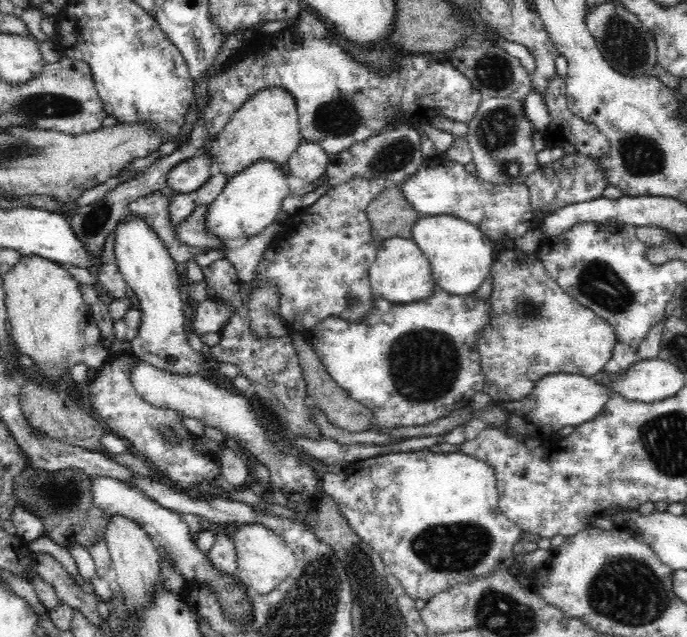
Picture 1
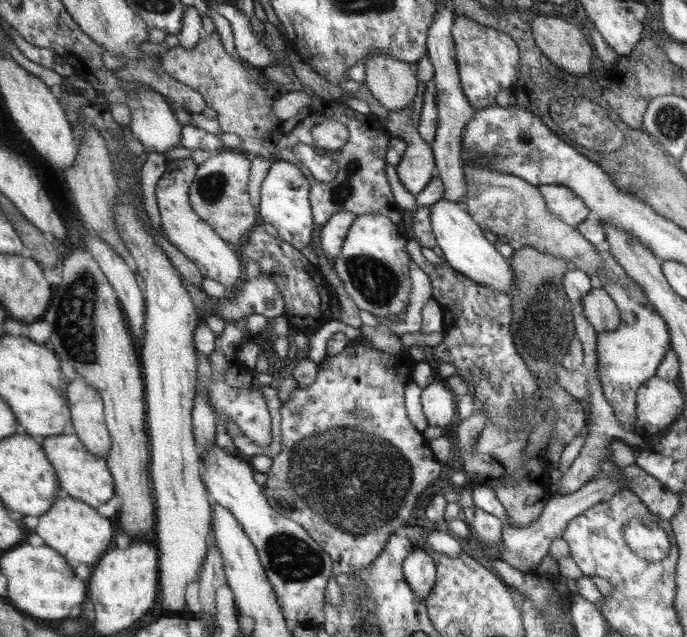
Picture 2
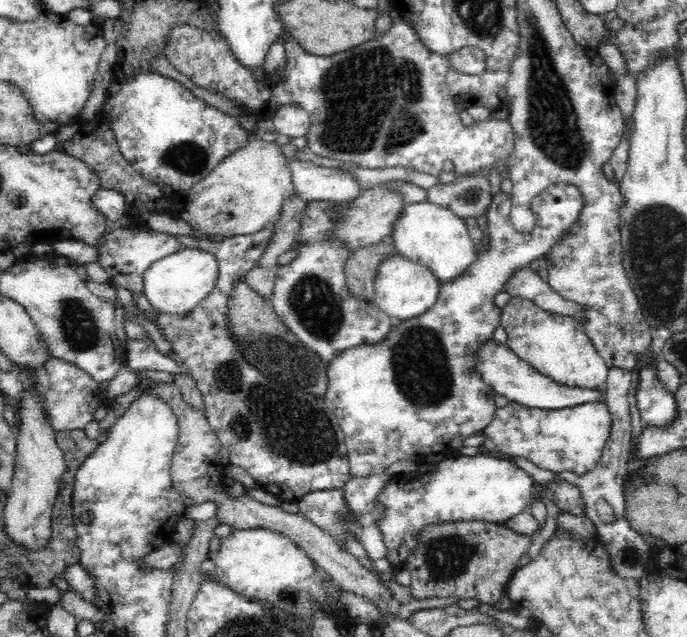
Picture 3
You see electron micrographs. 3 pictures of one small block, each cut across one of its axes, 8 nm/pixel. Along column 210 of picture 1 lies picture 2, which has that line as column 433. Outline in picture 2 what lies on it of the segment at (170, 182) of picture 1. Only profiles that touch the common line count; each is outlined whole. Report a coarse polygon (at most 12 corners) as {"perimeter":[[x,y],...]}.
{"perimeter":[[412,107],[389,111],[385,128],[406,142],[396,172],[412,195],[434,177],[430,146],[412,126]]}

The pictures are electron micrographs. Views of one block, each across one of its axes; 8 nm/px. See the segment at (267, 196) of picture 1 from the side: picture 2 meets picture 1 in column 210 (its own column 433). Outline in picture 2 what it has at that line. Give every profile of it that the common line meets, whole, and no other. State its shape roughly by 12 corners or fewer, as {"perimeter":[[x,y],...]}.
{"perimeter":[[465,205],[429,208],[443,260],[510,294],[514,268]]}

